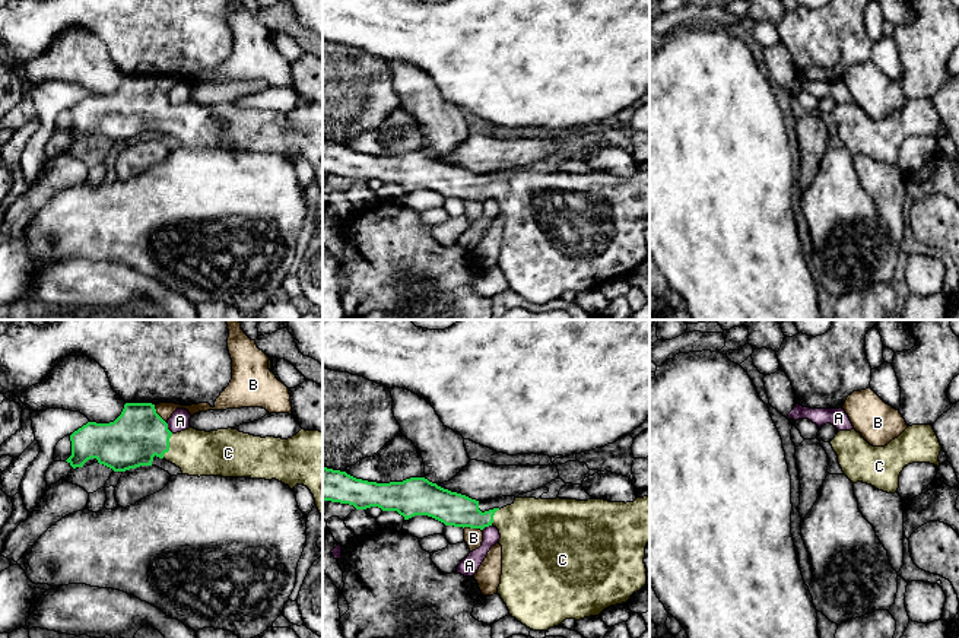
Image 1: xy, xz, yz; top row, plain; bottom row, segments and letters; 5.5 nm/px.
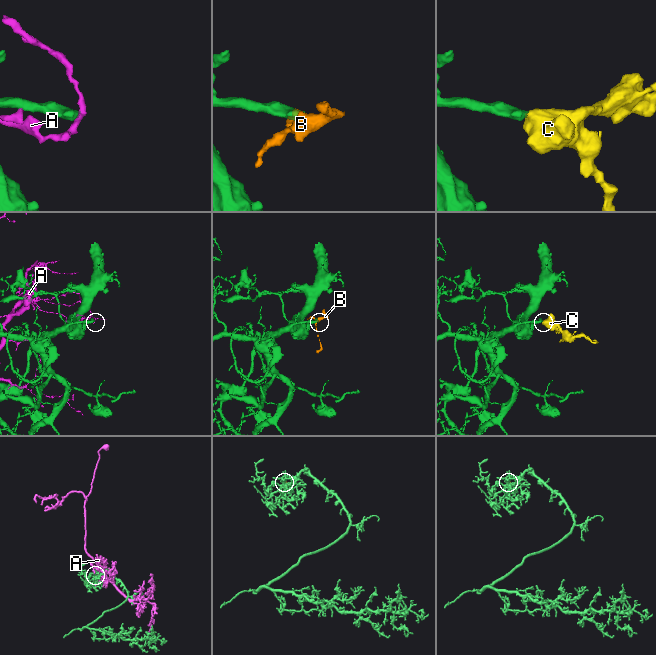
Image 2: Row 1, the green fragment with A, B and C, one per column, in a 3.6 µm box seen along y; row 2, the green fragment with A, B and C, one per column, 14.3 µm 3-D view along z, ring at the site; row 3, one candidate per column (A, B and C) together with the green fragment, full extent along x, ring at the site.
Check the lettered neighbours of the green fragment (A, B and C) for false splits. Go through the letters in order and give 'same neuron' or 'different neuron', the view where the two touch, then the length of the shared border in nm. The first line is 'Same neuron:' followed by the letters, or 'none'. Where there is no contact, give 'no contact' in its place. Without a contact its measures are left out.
Same neuron: C
A: different neuron; contact in xy; length 80 nm
B: different neuron; contact in xz; length 110 nm
C: same neuron; contact in xy; length 150 nm

